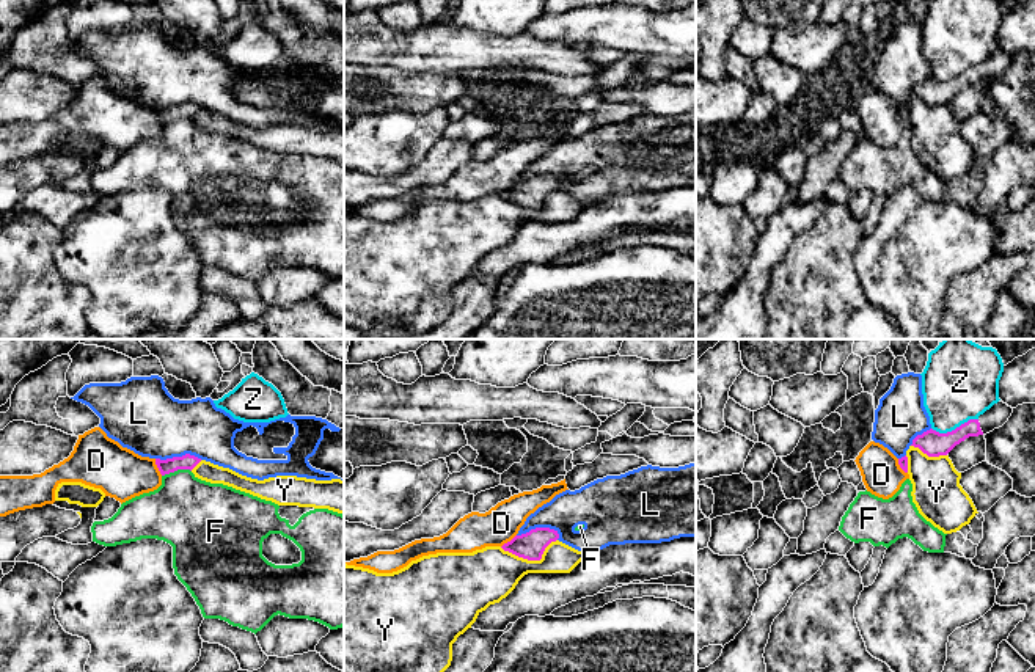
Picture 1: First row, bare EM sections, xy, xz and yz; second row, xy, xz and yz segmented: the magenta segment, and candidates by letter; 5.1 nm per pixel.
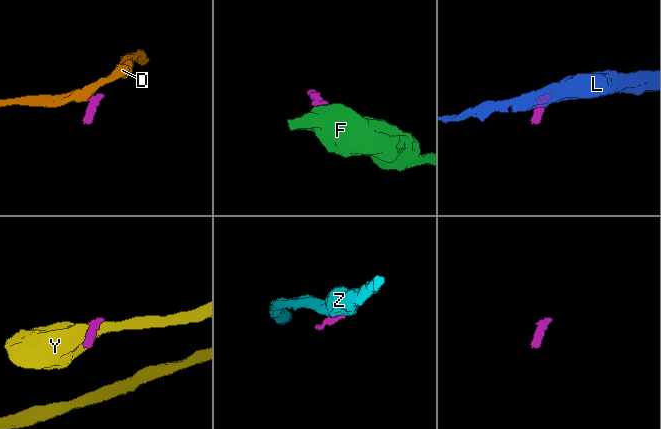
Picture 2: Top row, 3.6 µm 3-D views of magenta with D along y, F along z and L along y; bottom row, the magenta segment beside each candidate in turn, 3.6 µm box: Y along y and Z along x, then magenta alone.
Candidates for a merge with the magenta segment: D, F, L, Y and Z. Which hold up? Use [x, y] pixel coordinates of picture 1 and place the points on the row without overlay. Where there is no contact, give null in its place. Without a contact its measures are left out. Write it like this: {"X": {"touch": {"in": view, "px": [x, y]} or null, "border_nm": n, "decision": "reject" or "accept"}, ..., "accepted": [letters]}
{"D": {"touch": {"in": "xy", "px": [157, 115]}, "border_nm": 100, "decision": "reject"}, "F": {"touch": {"in": "xy", "px": [176, 118]}, "border_nm": 160, "decision": "reject"}, "L": {"touch": {"in": "xz", "px": [537, 176]}, "border_nm": 220, "decision": "reject"}, "Y": {"touch": {"in": "xz", "px": [530, 208]}, "border_nm": 300, "decision": "reject"}, "Z": {"touch": {"in": "yz", "px": [955, 77]}, "border_nm": 240, "decision": "reject"}, "accepted": []}

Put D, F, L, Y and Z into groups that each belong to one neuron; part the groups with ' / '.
D / F / L / Y / Z

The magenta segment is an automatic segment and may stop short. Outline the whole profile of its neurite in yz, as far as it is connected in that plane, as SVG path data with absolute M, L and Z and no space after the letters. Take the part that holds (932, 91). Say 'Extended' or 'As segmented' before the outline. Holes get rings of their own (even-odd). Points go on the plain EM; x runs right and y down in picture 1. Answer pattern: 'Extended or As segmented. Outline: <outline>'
Extended. Outline: M1004 50L994 52L977 68L969 68L952 80L939 82L933 77L917 83L912 88L914 96L919 96L928 105L947 104L956 93L969 85L986 83L994 77L1002 75L1011 64L1013 57Z

